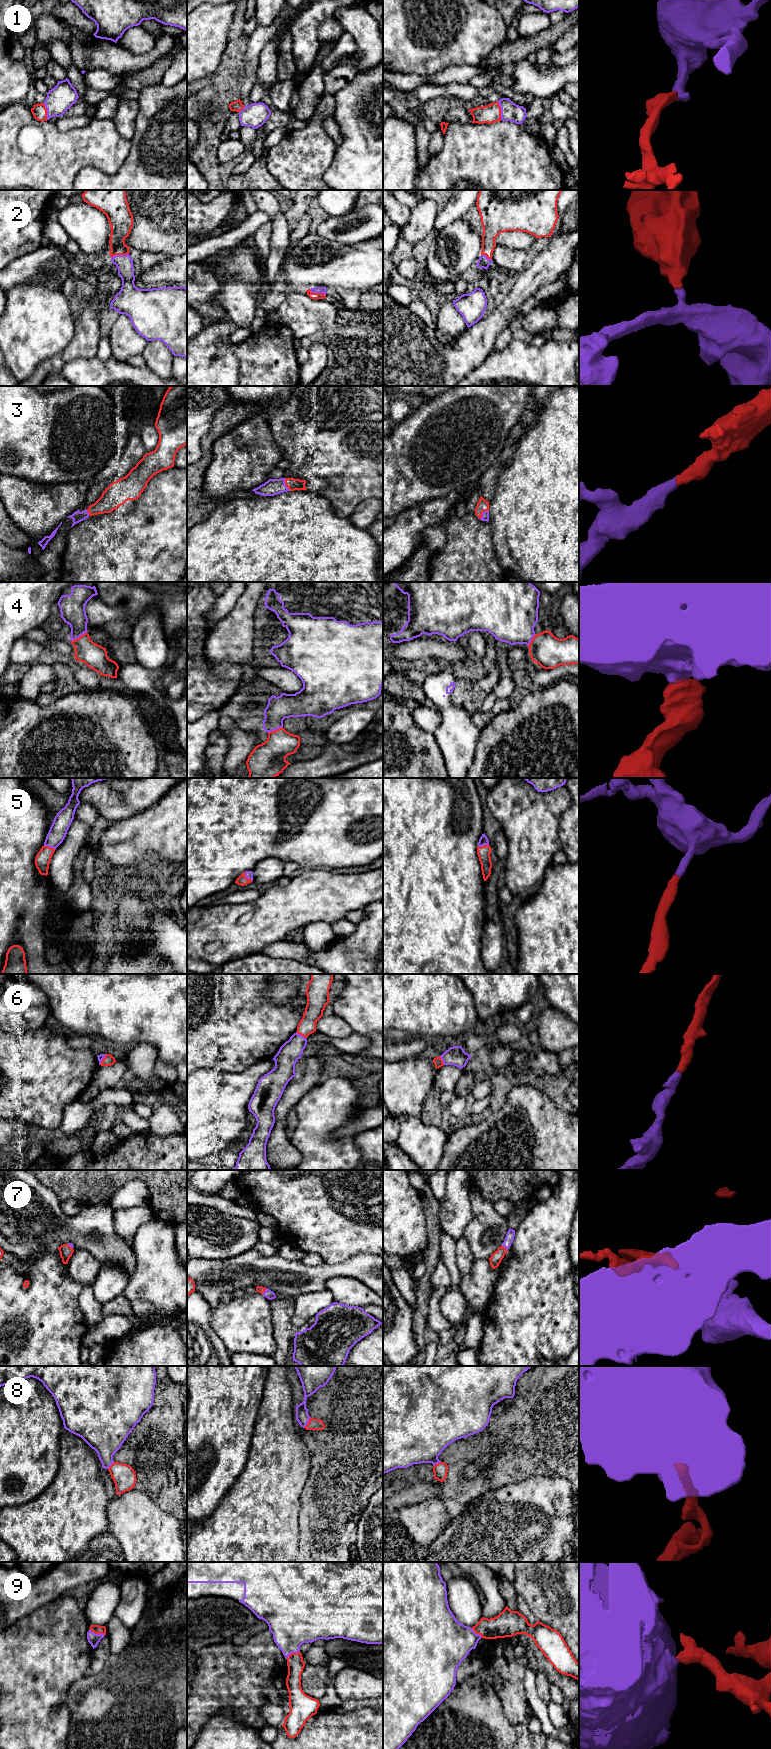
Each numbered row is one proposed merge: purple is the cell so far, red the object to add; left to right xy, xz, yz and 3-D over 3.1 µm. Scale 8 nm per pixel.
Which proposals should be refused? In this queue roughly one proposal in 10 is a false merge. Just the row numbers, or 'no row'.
no row

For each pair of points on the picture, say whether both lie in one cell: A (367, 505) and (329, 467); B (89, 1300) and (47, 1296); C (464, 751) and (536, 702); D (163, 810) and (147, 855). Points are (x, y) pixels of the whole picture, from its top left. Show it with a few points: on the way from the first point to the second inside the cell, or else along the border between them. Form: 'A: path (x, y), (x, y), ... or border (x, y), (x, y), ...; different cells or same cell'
A: border (372, 497), (364, 500), (349, 517); different cells
B: border (86, 1286), (78, 1300), (85, 1322); different cells
C: border (482, 728), (471, 765); different cells
D: path (163, 821), (163, 829), (148, 844); same cell

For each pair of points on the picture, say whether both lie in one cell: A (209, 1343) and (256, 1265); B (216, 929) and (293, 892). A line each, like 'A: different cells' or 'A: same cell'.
A: different cells
B: same cell

